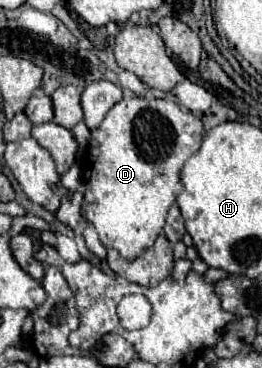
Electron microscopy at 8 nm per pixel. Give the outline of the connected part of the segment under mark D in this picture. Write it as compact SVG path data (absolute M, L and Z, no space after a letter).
M142 96L122 98L116 102L100 128L92 130L88 144L88 164L84 166L84 200L86 200L86 220L94 224L98 236L106 248L114 248L128 262L138 258L148 250L156 236L166 224L166 214L182 192L180 172L186 158L198 152L204 138L202 120L190 112L182 112L176 102L168 100L146 100Z

